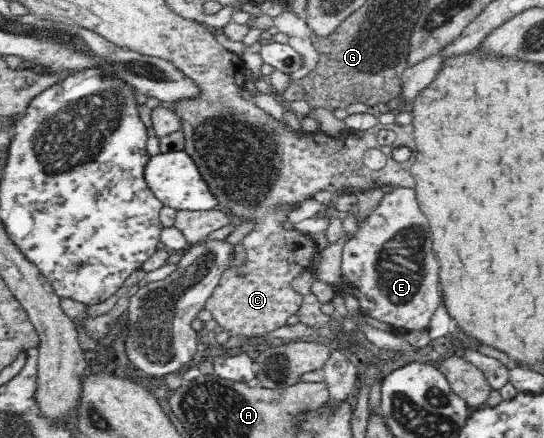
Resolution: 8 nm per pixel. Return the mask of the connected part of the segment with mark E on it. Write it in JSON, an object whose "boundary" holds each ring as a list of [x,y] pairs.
{"boundary":[[[410,188],[386,189],[384,198],[378,202],[361,221],[357,231],[344,244],[341,269],[350,284],[350,292],[360,301],[362,313],[374,317],[396,331],[428,329],[430,321],[440,306],[438,290],[438,262],[432,250],[429,222],[421,211],[416,191]]]}

